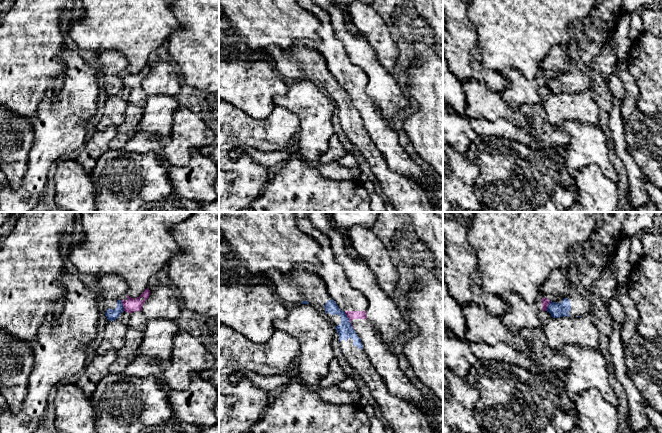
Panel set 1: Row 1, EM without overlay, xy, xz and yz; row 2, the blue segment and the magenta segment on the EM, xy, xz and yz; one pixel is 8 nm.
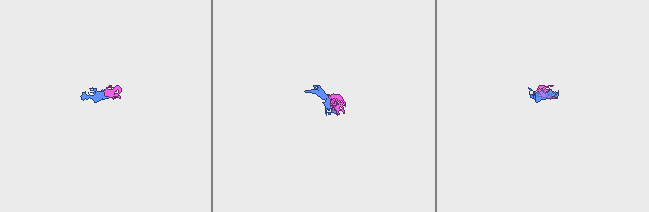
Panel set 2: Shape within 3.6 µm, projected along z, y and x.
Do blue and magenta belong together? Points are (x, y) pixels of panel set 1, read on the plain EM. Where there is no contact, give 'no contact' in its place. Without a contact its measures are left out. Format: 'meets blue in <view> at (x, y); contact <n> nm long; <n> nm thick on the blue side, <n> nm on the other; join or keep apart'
meets blue in xz at (349, 97); contact 160 nm long; 130 nm thick on the blue side, 70 nm on the other; keep apart

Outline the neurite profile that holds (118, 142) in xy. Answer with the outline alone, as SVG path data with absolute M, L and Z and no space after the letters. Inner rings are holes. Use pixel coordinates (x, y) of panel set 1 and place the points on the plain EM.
M128 103L124 113L124 121L117 126L117 133L113 140L109 142L109 150L123 149L126 141L139 132L139 122L144 114L144 107Z

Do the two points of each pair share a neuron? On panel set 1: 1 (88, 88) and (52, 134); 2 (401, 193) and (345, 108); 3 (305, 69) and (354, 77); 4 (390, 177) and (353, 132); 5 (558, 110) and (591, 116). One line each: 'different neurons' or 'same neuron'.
1: same neuron
2: same neuron
3: different neurons
4: same neuron
5: same neuron

